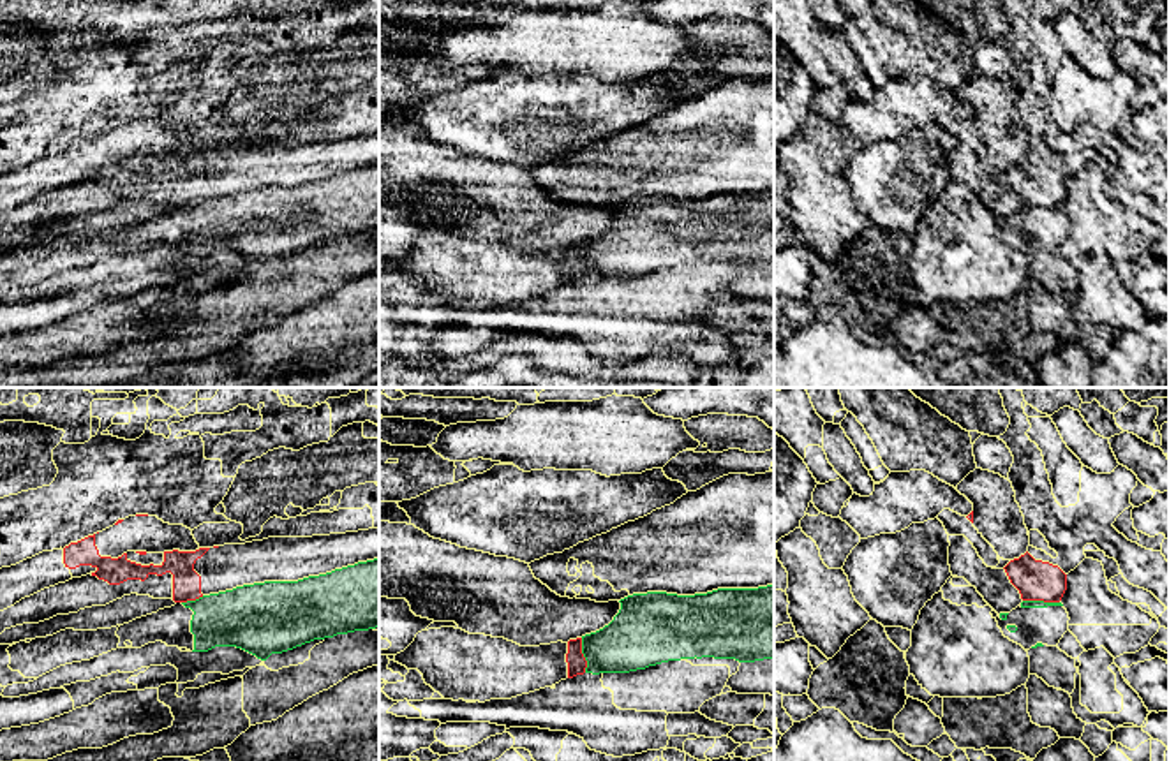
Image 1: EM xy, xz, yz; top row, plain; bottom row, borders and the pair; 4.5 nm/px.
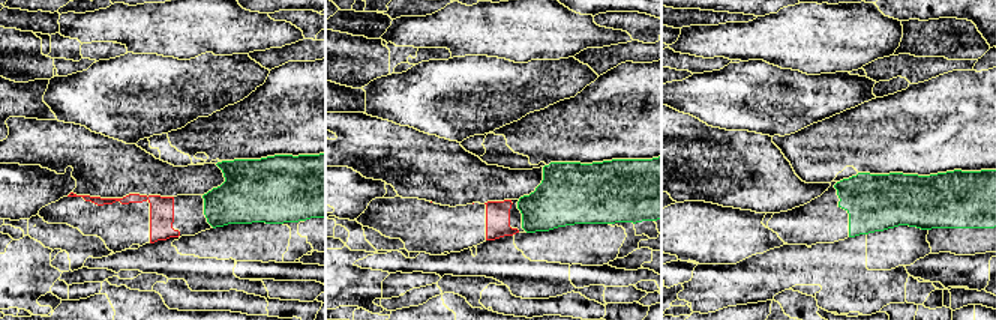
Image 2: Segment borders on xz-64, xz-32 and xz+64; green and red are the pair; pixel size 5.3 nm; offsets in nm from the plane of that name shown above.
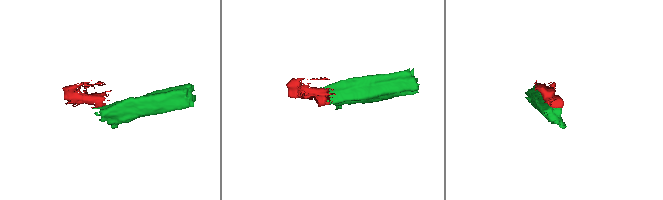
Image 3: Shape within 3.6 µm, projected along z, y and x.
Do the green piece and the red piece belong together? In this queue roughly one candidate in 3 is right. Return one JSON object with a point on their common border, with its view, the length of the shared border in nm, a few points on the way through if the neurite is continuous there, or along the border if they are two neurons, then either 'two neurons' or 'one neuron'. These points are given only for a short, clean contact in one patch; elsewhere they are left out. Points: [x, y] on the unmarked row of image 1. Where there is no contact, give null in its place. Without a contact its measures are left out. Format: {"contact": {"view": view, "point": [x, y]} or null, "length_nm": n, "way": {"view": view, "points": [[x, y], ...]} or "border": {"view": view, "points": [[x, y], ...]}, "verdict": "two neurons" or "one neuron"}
{"contact": {"view": "yz", "point": [1041, 206]}, "length_nm": 170, "border": {"view": "yz", "points": [[1023, 205], [1058, 208]]}, "verdict": "two neurons"}

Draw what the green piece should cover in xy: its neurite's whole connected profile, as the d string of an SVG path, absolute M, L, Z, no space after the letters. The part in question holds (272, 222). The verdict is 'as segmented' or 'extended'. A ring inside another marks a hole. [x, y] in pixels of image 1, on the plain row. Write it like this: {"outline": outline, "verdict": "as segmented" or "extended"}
{"outline": "M379 164L358 167L298 187L264 187L176 208L171 213L111 234L65 234L53 241L0 250L0 301L7 291L28 289L72 268L90 266L116 254L141 254L162 247L190 257L236 252L261 266L314 245L379 233Z", "verdict": "extended"}

